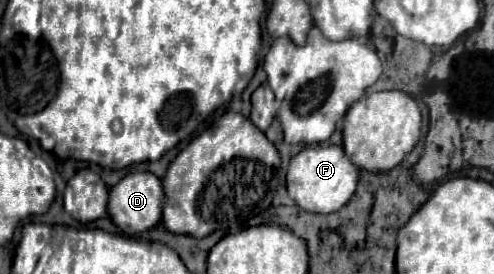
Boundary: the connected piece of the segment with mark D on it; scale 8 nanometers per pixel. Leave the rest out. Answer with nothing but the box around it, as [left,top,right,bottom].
[109,172,165,234]

